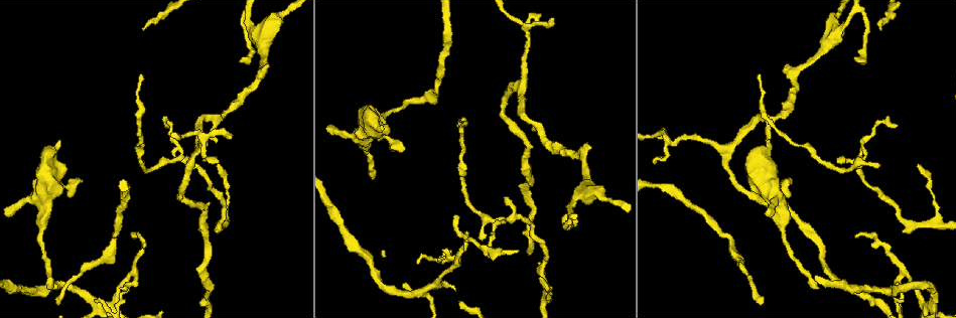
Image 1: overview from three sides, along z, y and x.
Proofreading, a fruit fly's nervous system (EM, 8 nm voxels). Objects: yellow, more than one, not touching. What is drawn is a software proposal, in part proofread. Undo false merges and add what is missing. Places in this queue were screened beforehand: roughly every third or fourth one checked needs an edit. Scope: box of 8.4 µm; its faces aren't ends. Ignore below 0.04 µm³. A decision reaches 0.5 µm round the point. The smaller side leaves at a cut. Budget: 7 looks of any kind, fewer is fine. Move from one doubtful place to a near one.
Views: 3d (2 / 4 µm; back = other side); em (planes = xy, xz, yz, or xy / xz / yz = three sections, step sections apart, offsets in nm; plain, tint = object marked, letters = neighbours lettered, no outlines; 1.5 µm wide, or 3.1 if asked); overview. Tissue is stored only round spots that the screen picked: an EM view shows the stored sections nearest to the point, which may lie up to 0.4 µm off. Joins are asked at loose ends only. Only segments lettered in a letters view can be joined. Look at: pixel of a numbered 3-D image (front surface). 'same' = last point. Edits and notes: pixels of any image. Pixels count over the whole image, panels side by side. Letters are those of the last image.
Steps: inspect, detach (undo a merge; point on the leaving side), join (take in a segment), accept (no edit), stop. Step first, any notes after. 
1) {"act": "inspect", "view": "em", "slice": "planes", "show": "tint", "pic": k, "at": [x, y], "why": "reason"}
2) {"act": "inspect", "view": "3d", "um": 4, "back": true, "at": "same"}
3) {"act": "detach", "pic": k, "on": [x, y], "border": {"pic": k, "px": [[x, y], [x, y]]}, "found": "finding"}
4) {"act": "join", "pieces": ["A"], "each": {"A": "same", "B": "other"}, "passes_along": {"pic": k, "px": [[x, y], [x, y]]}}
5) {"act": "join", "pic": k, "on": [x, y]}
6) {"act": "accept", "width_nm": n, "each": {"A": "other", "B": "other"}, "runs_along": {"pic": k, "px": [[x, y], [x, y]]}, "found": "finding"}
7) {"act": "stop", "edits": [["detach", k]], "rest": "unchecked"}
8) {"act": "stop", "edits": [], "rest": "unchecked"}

{"act": "inspect", "view": "em", "slice": "xy", "step": 8, "show": "tint", "pic": 1, "at": [164, 127], "why": "free end"}

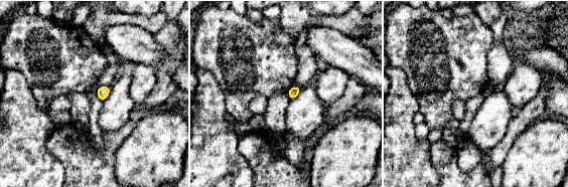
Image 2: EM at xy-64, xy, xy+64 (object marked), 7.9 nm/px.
{"act": "inspect", "view": "em", "slice": "planes", "show": "tint", "at": "same", "why": "another direction"}

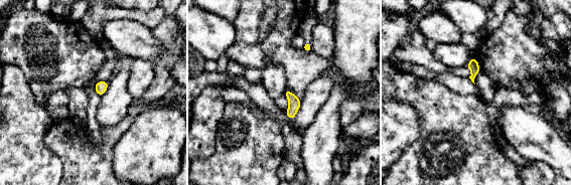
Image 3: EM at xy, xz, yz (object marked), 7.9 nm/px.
{"act": "inspect", "view": "em", "slice": "planes", "show": "letters", "at": "same", "why": "see the neighbours"}

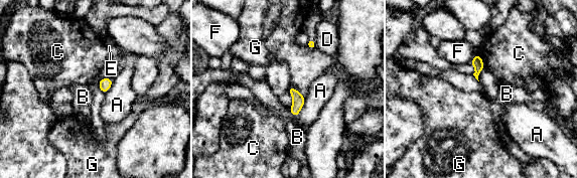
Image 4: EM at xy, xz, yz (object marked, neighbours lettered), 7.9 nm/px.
{"act": "accept", "each": {"A": "other", "B": "other", "C": "other", "D": "other", "E": "other", "F": "other", "G": "other"}, "border": {"pic": 4, "px": [[291, 85], [303, 96]]}, "found": "no lettered segment goes on from it"}

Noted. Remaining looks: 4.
{"act": "inspect", "view": "em", "slice": "planes", "show": "letters", "pic": 1, "at": [142, 76], "why": "branch stops here"}

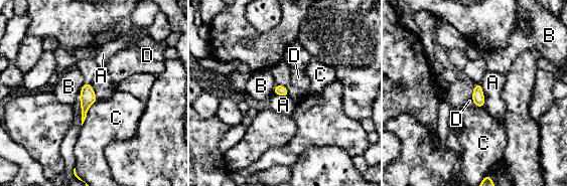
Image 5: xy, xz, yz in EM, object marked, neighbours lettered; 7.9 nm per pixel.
{"act": "accept", "each": {"A": "other", "B": "other", "C": "other", "D": "other"}, "found": "none of them fits"}

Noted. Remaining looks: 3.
{"act": "inspect", "view": "3d", "um": 2, "pic": 1, "at": [770, 143], "why": "stops while still wide"}

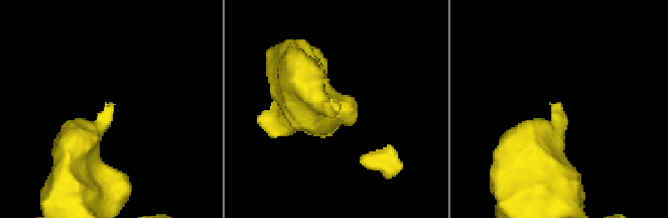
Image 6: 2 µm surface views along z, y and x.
{"act": "inspect", "view": "em", "slice": "xz", "step": 8, "show": "letters", "pic": 6, "at": [338, 112]}

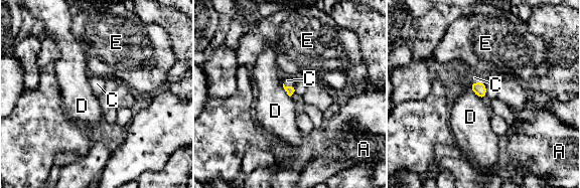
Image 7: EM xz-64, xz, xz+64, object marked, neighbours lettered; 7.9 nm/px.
{"act": "inspect", "view": "em", "slice": "planes", "show": "letters", "at": "same"}

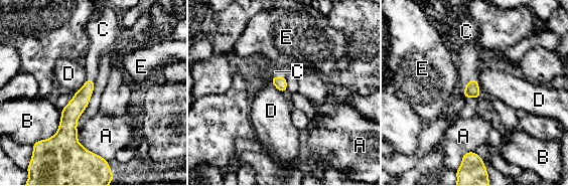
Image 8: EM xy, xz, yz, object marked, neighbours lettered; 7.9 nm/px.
{"act": "join", "pic": 8, "on": [469, 55], "each": {"A": "other", "B": "other", "C": "same", "D": "other", "E": "other"}, "passes_along": {"pic": 8, "px": [[471, 88], [464, 85], [469, 55]]}, "found": "it goes on there"}

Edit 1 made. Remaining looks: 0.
{"act": "stop", "edits": [["join", 8]], "rest": "unchecked"}

